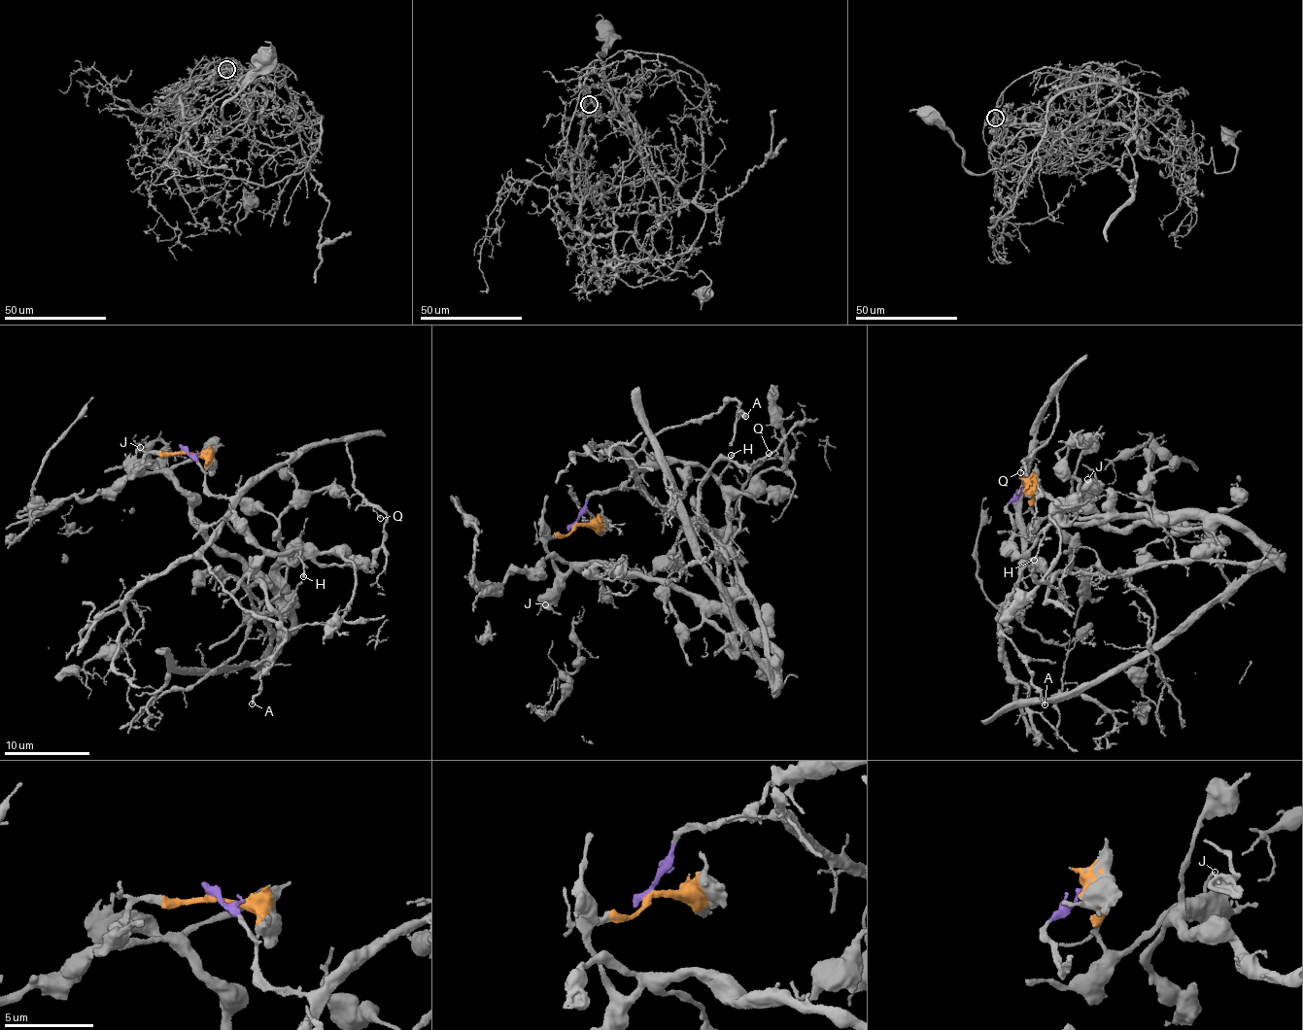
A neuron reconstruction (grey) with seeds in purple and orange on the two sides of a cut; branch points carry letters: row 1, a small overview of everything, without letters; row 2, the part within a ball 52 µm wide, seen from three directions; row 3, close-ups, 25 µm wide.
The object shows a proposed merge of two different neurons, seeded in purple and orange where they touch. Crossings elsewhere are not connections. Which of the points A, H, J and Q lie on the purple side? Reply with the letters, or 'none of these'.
A, Q

